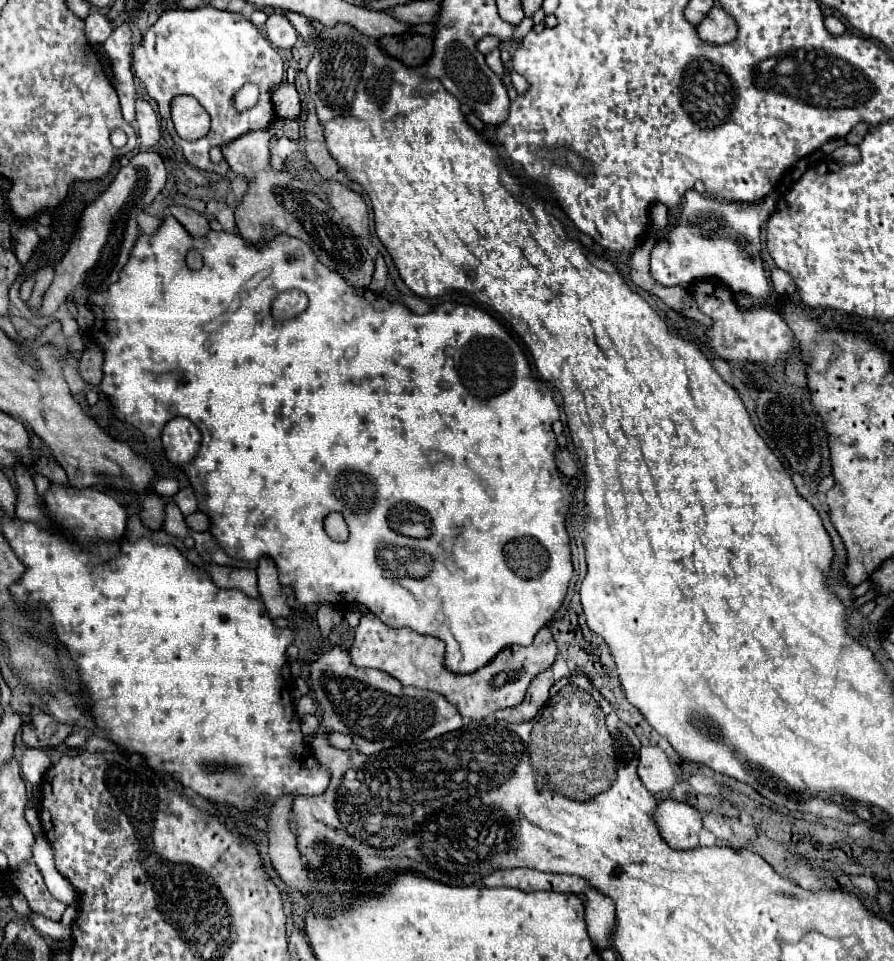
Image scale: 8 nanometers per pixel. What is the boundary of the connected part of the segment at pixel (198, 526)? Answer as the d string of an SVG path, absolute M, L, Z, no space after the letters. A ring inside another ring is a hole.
M193 512L193 514L185 516L185 524L187 524L191 530L205 532L205 530L209 530L209 516L203 514L203 512Z

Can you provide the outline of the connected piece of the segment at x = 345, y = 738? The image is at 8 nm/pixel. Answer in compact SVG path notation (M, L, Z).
M333 732L333 734L329 736L329 742L331 742L331 746L343 746L343 750L355 748L355 746L353 746L353 740L349 738L349 734L337 734L337 732Z

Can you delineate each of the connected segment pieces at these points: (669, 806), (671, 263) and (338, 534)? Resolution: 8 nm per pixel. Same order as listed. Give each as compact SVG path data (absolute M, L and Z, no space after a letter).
M663 800L653 812L653 820L663 840L675 850L691 850L699 846L701 814L689 804Z
M695 190L685 192L681 214L663 238L657 238L651 250L651 276L663 286L691 284L703 278L721 280L731 292L745 292L755 298L767 298L773 290L761 262L761 222L776 210L776 195L755 204L731 204L707 198Z
M333 512L333 514L329 514L329 516L325 518L325 532L327 532L333 540L337 540L337 542L345 542L347 536L349 536L349 530L347 530L347 524L345 524L343 516L337 514L337 512Z

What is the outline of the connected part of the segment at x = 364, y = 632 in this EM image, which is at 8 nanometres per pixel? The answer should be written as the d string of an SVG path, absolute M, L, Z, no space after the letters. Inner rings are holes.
M365 612L363 618L359 620L359 626L355 628L353 646L349 648L353 666L375 668L375 670L387 672L389 676L397 678L405 686L417 686L423 690L439 692L453 706L457 706L463 718L483 720L485 716L491 716L501 708L513 708L521 704L529 688L529 682L543 670L551 668L557 656L557 646L551 636L551 630L541 628L531 646L527 648L509 646L501 650L487 666L471 674L451 674L443 666L443 654L445 654L445 644L439 638L421 636L409 628L397 630L397 628L385 626L385 622L381 622L371 612Z

